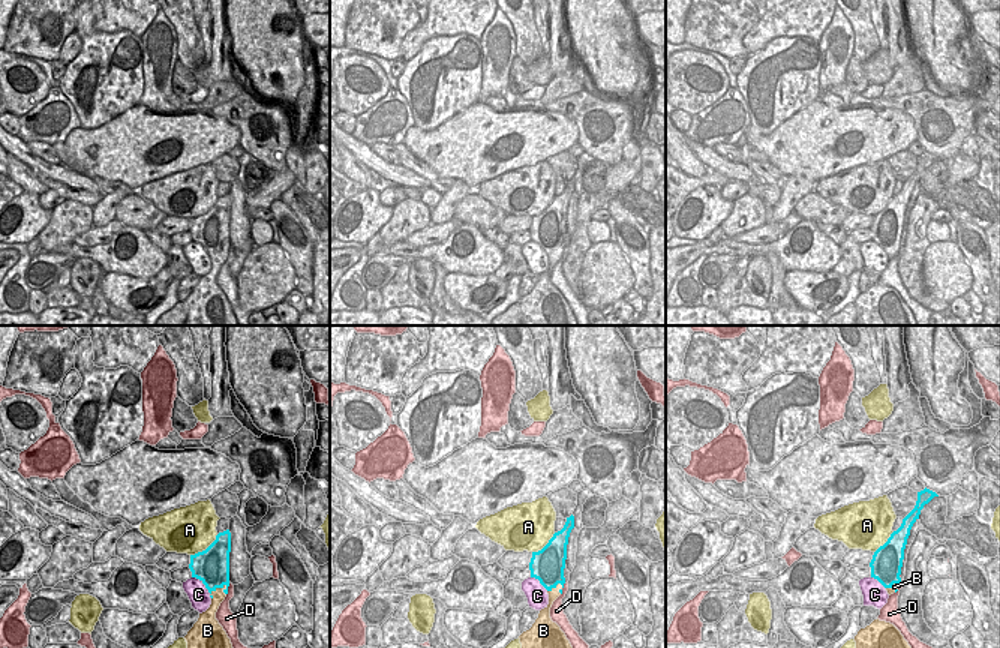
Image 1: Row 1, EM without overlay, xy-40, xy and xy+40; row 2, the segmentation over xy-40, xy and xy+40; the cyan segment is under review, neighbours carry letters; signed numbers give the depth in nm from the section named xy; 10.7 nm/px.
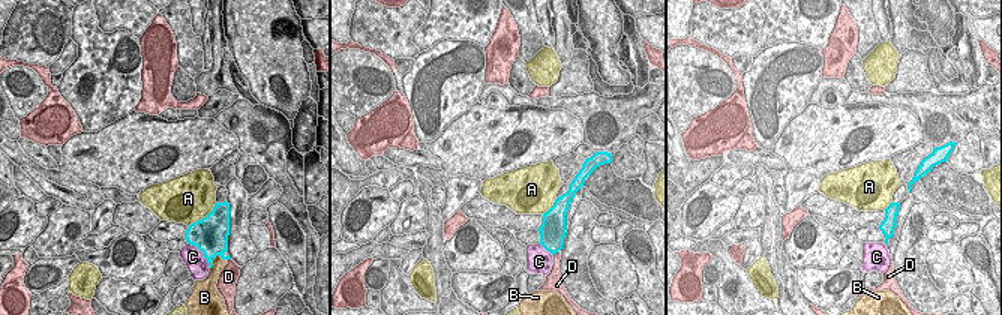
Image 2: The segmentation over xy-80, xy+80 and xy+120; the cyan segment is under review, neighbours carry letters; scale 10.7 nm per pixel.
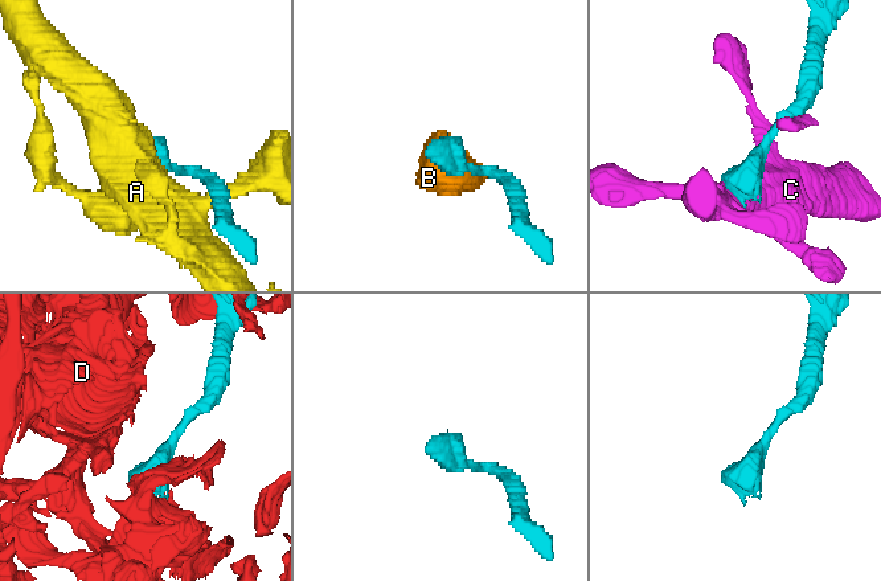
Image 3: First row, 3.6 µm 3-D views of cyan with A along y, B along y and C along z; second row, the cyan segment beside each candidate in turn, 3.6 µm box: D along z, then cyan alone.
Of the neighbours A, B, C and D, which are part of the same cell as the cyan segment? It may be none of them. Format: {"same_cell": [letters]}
{"same_cell": []}

